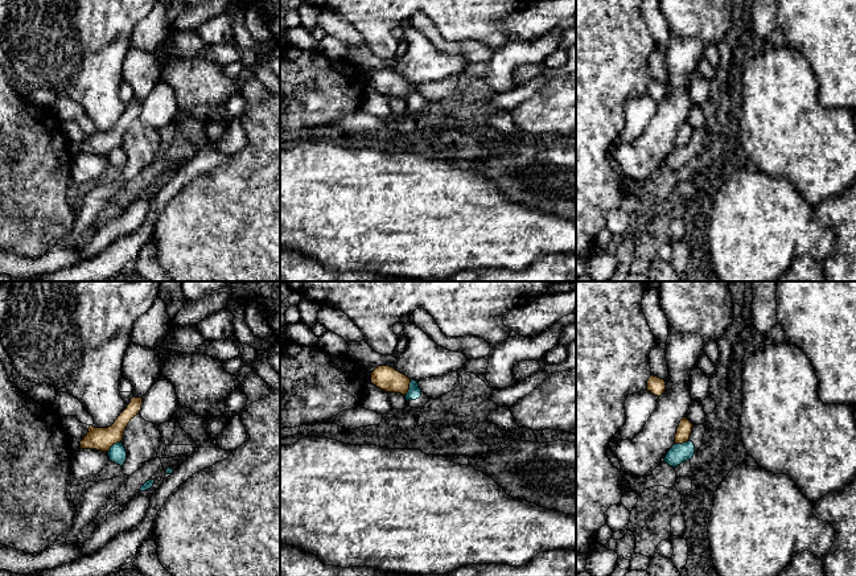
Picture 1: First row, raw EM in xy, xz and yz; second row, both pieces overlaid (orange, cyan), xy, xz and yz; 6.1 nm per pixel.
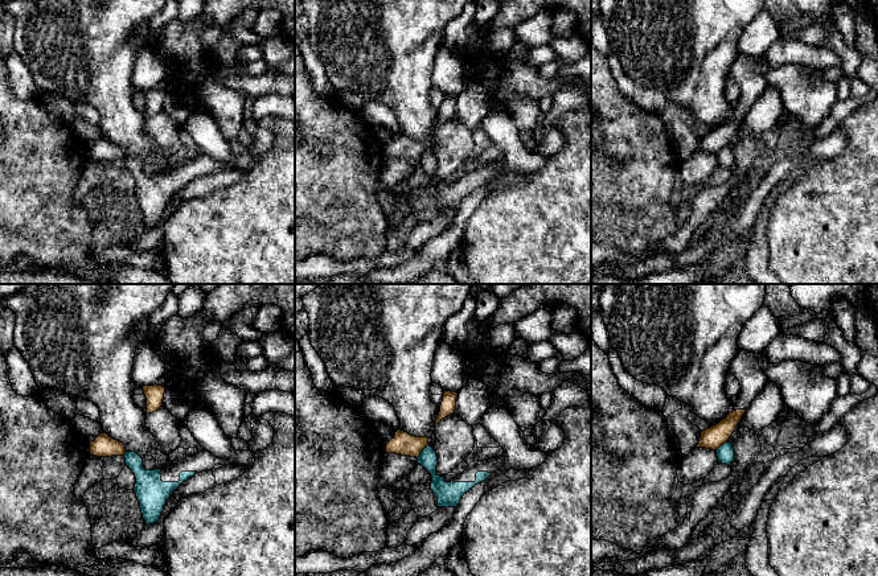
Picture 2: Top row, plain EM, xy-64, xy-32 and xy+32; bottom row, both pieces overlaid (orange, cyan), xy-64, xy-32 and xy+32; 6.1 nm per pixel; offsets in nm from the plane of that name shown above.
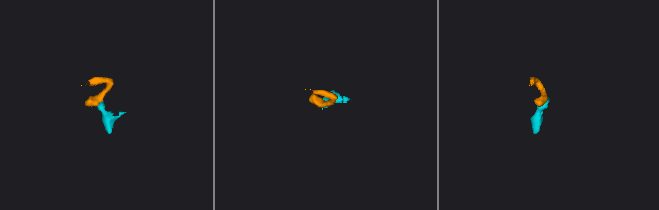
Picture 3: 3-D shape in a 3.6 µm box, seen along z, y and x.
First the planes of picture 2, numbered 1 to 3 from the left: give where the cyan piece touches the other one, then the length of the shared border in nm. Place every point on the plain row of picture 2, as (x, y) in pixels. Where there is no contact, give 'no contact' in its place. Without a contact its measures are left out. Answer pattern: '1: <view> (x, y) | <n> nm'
1: xy-64 (124, 156) | 30 nm
2: xy-32 (422, 153) | 110 nm
3: xy+32 (721, 148) | 90 nm

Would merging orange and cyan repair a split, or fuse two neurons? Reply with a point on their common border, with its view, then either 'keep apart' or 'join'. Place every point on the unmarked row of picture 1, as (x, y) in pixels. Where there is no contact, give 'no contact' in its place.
xz (408, 91) | keep apart

